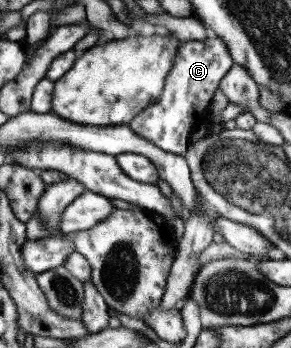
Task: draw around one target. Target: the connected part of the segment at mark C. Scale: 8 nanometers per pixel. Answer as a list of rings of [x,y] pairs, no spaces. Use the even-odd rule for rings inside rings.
[[[216,36],[206,37],[202,41],[184,42],[174,52],[174,65],[170,66],[170,72],[166,74],[162,92],[129,121],[128,127],[162,152],[183,157],[189,144],[190,133],[208,120],[207,108],[212,95],[232,64],[226,44]]]

